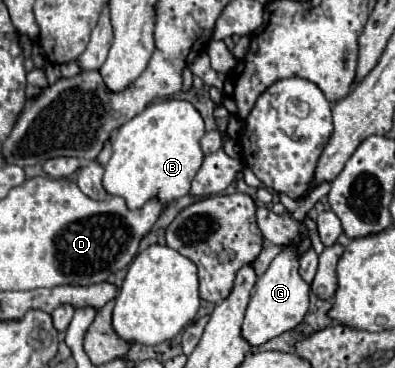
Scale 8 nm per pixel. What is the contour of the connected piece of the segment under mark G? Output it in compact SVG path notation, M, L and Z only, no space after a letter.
M289 246L281 254L277 254L267 272L259 276L245 312L243 338L251 346L265 344L271 338L293 330L293 326L297 326L305 316L307 308L309 308L309 284L299 276L297 246Z

